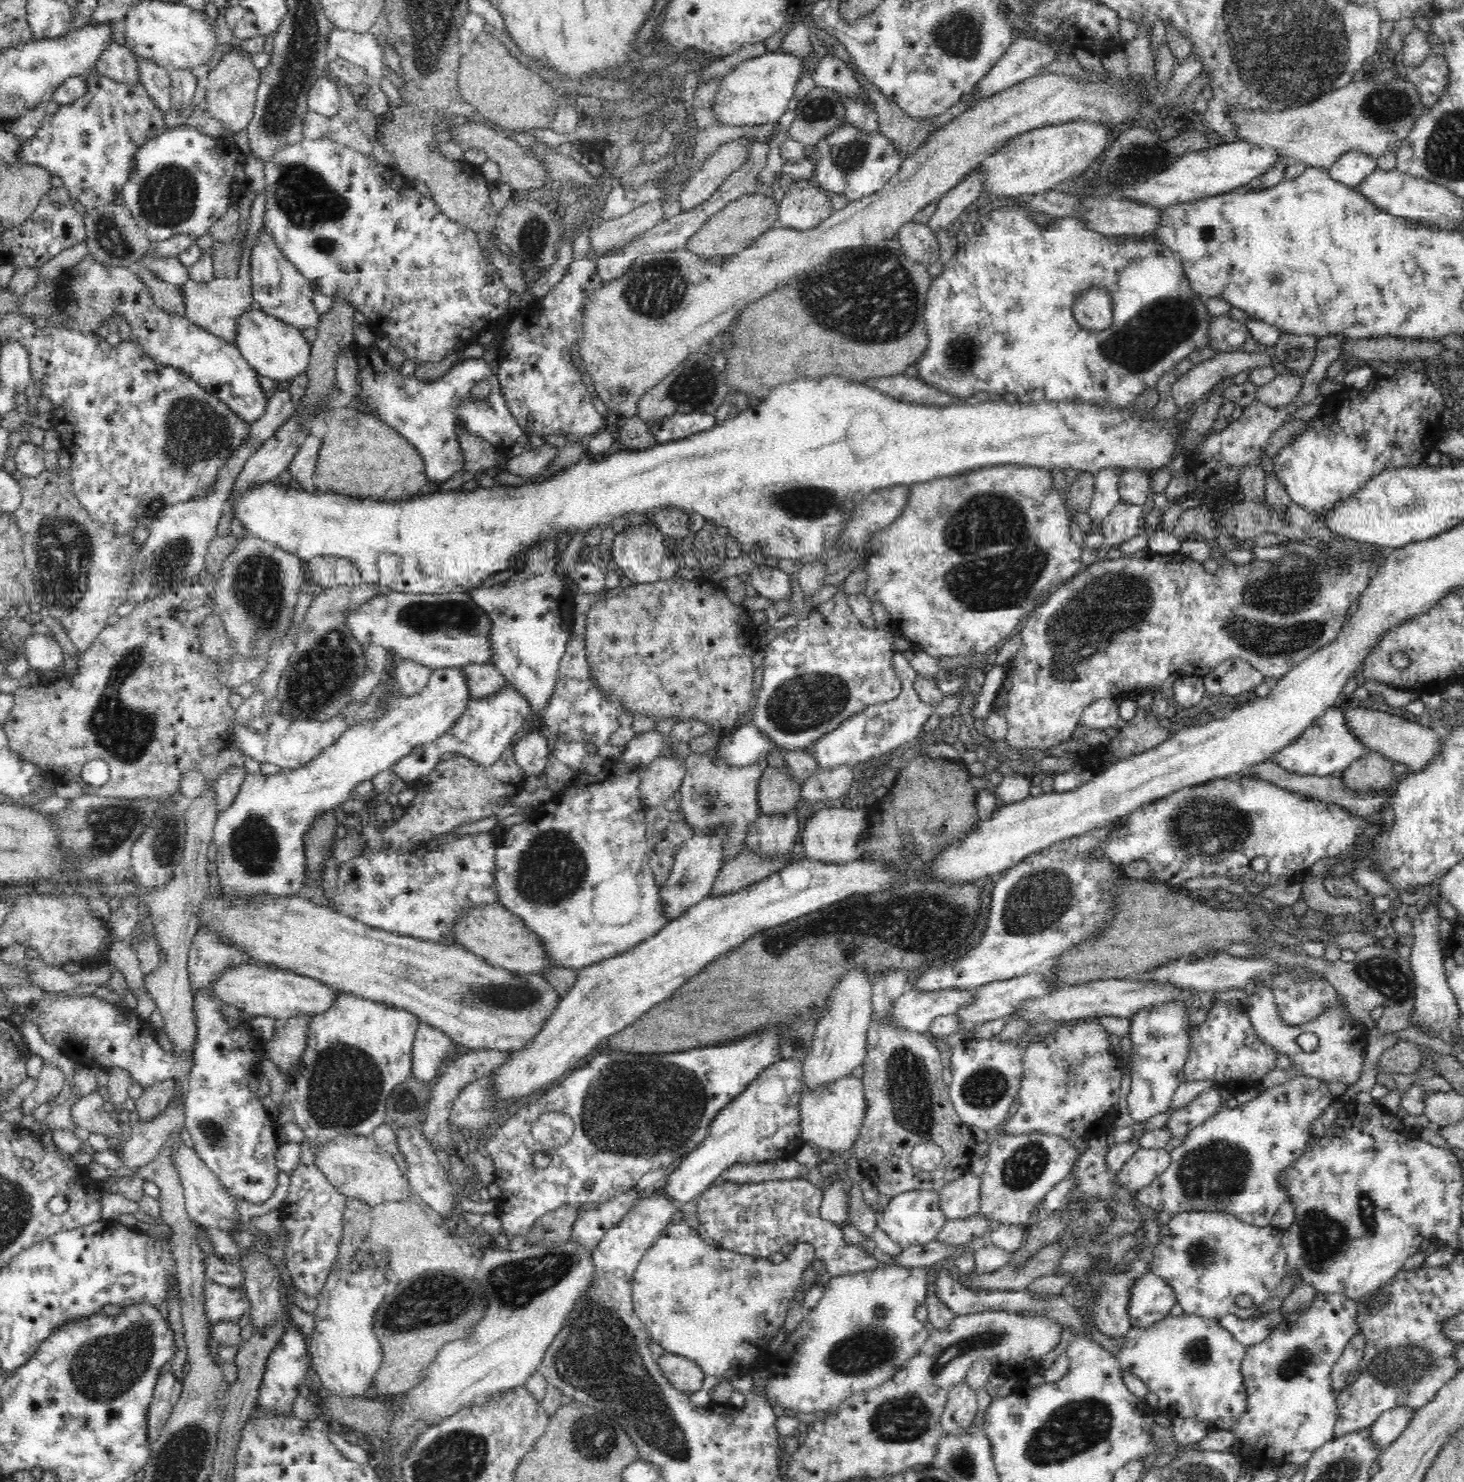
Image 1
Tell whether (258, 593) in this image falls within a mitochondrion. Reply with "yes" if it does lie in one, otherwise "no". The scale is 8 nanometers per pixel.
yes

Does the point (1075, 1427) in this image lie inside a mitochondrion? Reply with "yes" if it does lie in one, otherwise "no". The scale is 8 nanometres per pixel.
yes

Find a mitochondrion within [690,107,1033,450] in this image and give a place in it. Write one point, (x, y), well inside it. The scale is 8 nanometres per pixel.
(869, 295)

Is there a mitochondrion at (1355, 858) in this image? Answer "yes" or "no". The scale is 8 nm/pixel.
no

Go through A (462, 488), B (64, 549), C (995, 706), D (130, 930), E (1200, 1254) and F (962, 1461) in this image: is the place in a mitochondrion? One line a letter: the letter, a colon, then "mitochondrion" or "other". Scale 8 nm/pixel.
A: other
B: mitochondrion
C: other
D: other
E: mitochondrion
F: mitochondrion

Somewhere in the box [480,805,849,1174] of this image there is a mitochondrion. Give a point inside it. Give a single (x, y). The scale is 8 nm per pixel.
(650, 1105)

